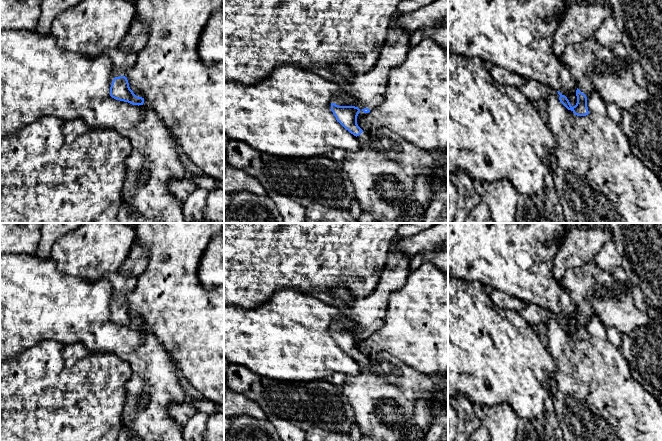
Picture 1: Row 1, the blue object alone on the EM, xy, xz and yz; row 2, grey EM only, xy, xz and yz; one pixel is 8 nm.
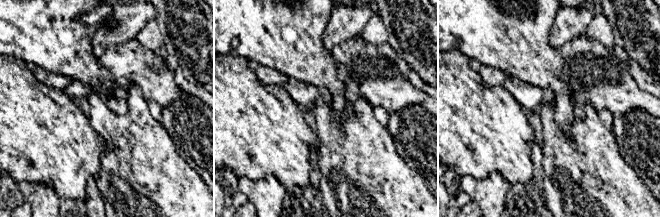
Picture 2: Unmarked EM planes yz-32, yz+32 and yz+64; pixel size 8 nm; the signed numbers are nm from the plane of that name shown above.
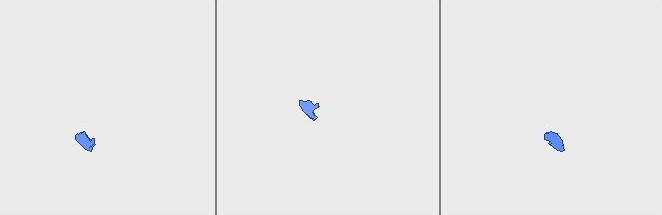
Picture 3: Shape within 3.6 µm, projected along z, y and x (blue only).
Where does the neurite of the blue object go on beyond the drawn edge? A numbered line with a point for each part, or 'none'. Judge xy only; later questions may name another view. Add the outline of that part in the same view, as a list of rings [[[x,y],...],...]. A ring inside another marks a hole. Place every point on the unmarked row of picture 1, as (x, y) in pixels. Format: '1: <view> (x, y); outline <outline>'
1: xy (123, 284); outline [[[119,270],[113,273],[106,273],[104,278],[111,283],[118,299],[120,300],[125,300],[135,289],[138,279],[138,277],[134,275],[121,273]]]

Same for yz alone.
1: yz (594, 291); outline [[[595,261],[567,269],[561,283],[587,323],[595,315],[604,326],[615,328],[621,334],[645,325],[660,325],[662,328],[657,319],[635,306],[632,290]]]

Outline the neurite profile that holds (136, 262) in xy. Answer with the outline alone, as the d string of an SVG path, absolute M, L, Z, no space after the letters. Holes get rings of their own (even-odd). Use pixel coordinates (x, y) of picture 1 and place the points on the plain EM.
M136 240L131 247L128 257L119 268L119 271L138 277L147 268L148 259L149 249Z

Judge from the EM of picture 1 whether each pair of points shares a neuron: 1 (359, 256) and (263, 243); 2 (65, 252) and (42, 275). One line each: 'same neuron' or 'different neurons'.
1: same neuron
2: different neurons

